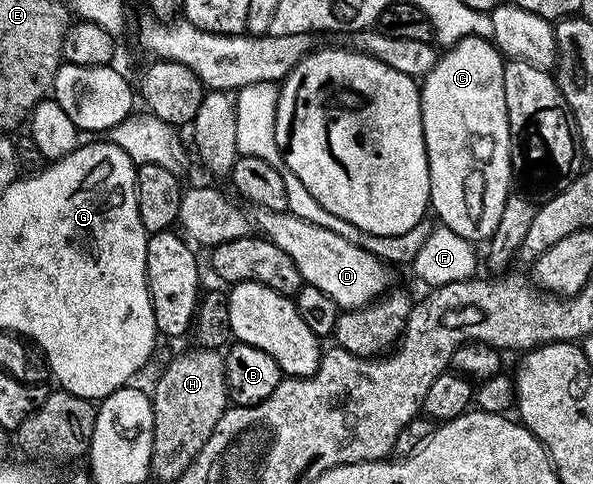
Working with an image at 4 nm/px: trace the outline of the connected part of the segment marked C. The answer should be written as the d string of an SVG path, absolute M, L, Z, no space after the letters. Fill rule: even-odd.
M472 36L452 43L446 54L427 71L420 83L421 119L425 151L429 161L429 205L437 213L440 225L458 233L474 244L489 240L502 218L504 202L511 193L509 181L514 181L509 159L509 121L507 104L503 100L503 68L506 59L487 38Z

